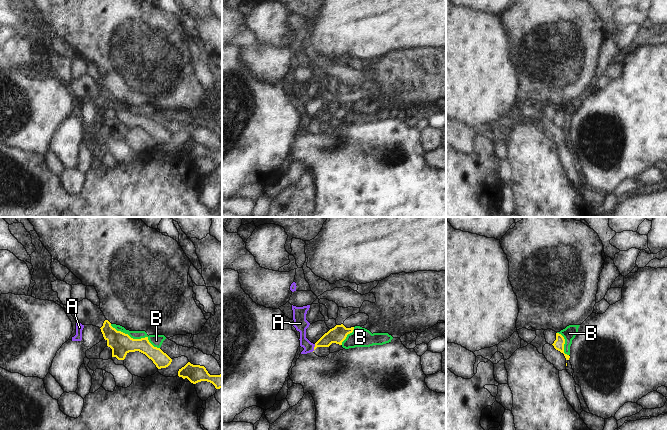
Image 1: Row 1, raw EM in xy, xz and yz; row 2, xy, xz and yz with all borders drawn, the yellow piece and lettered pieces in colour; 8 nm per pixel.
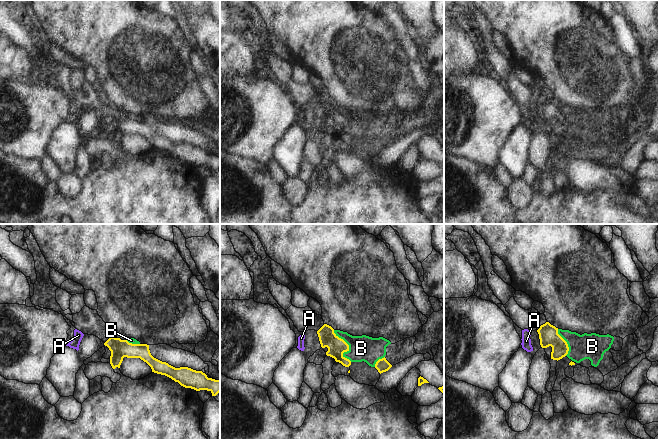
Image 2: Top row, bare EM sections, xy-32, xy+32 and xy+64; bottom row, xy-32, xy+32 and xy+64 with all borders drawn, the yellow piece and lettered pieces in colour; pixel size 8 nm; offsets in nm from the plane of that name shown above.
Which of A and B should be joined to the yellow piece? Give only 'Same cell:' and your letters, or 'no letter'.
Same cell: B

